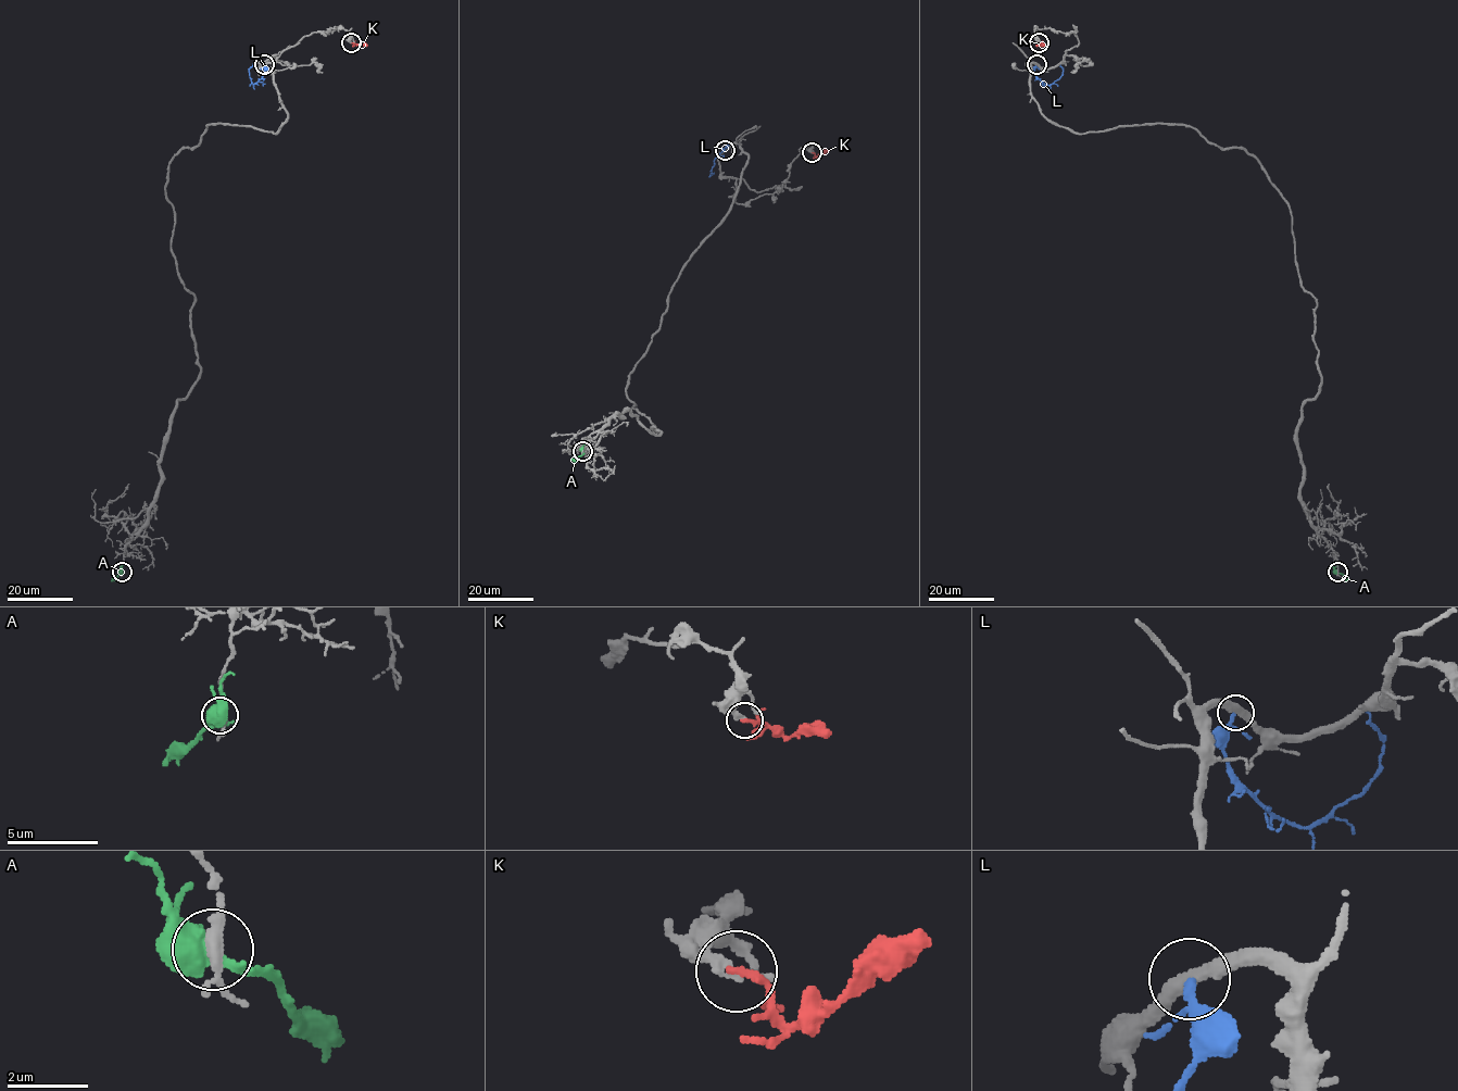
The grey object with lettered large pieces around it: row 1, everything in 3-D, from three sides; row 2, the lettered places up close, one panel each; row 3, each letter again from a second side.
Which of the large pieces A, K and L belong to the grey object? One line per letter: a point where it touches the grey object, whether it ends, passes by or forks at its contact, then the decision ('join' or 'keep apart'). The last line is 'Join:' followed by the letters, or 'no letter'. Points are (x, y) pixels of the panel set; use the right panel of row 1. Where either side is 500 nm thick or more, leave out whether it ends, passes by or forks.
A: meets grey at (1337, 572); keep apart
K: meets grey at (1039, 42); it passes by; keep apart
L: meets grey at (1037, 64); it passes by; keep apart
Join: no letter

